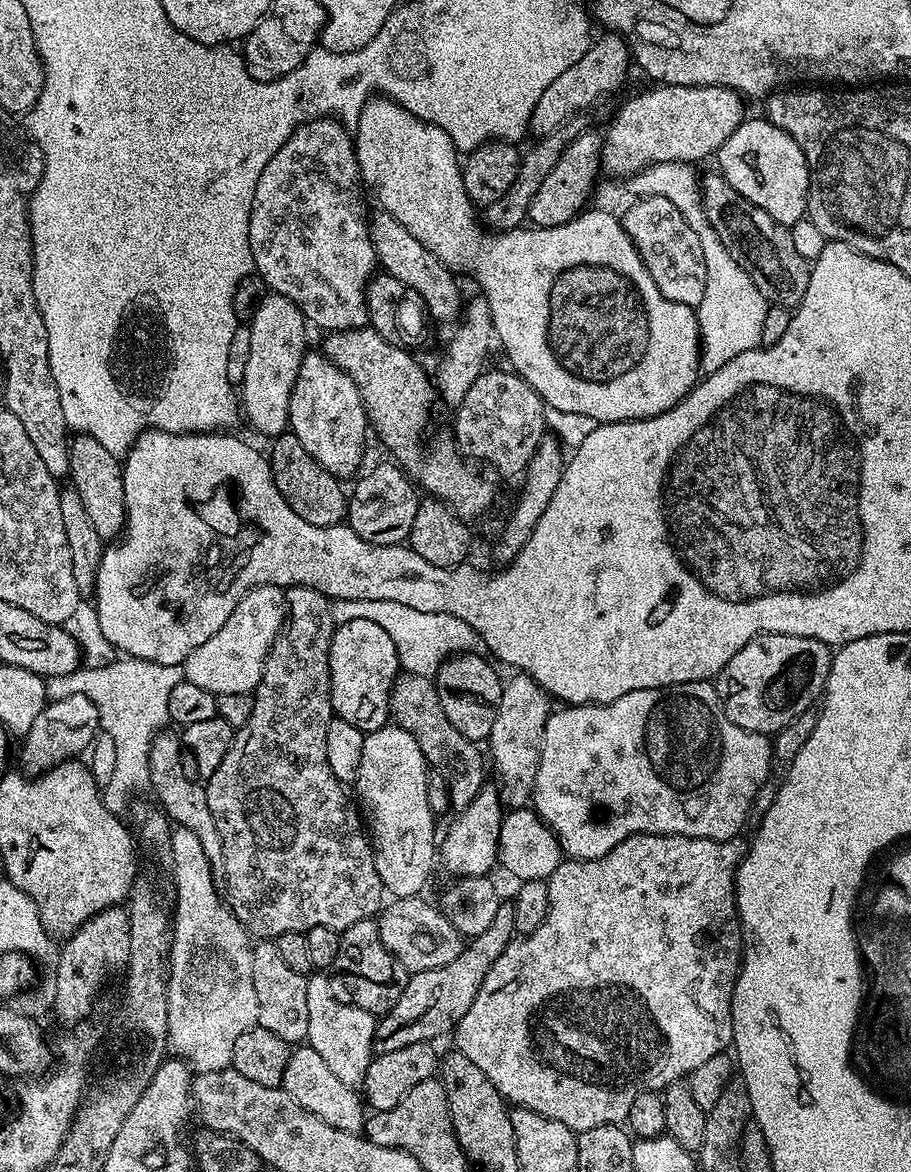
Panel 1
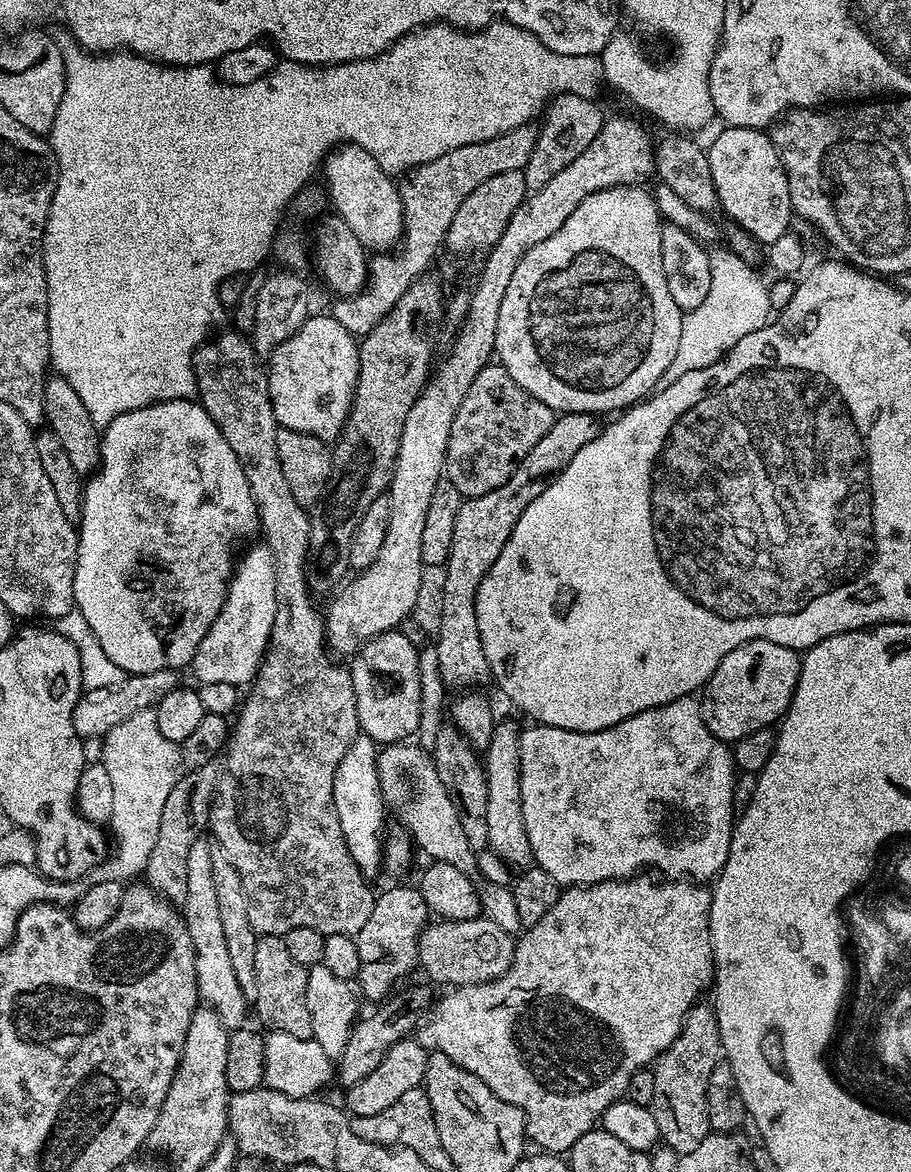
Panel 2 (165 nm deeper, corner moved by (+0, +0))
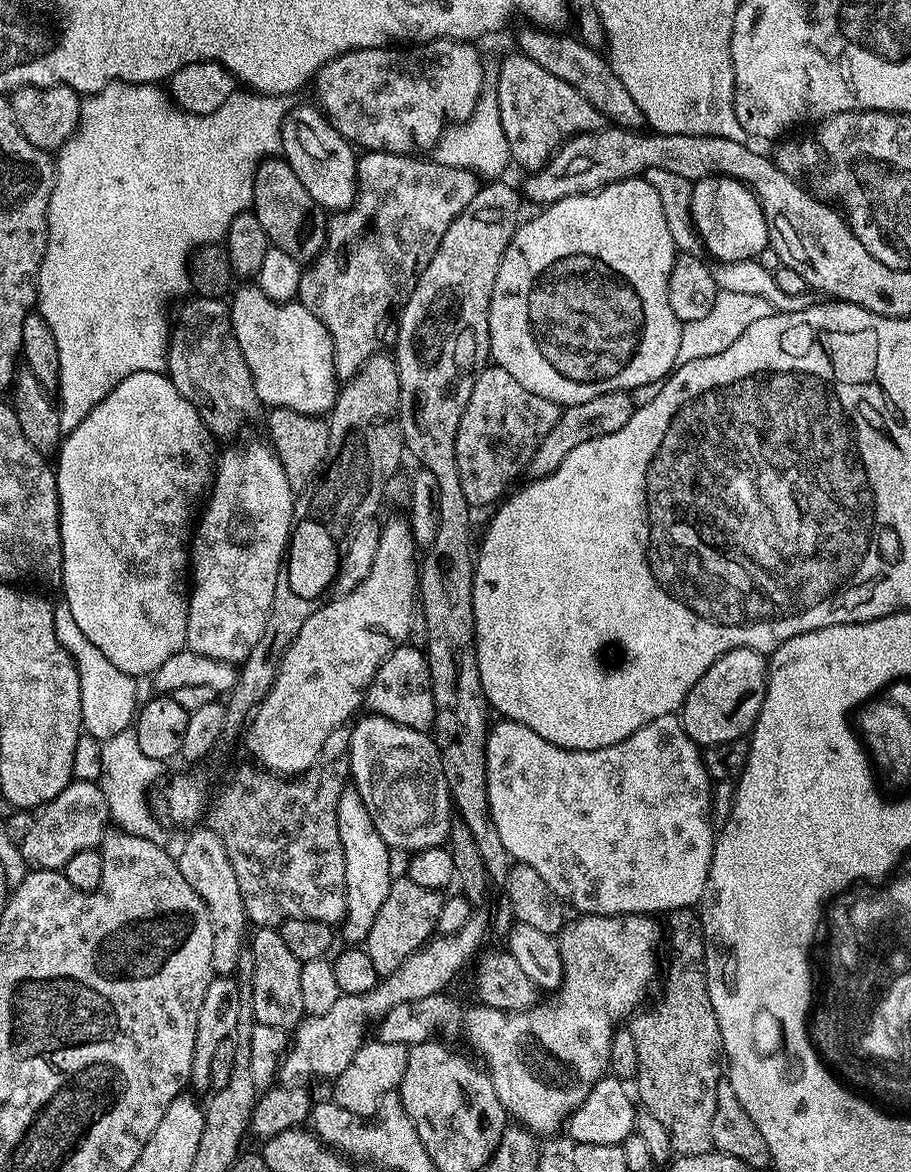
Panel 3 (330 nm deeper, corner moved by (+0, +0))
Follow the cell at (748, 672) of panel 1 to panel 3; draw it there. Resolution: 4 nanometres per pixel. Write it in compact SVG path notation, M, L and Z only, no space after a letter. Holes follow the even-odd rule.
M735 648L722 654L710 666L710 670L706 670L706 674L702 674L702 678L698 678L698 682L694 682L678 715L686 734L697 746L743 740L751 733L752 727L756 725L758 714L762 710L762 702L768 685L768 665L769 661L766 659L765 653L756 652L753 648Z

